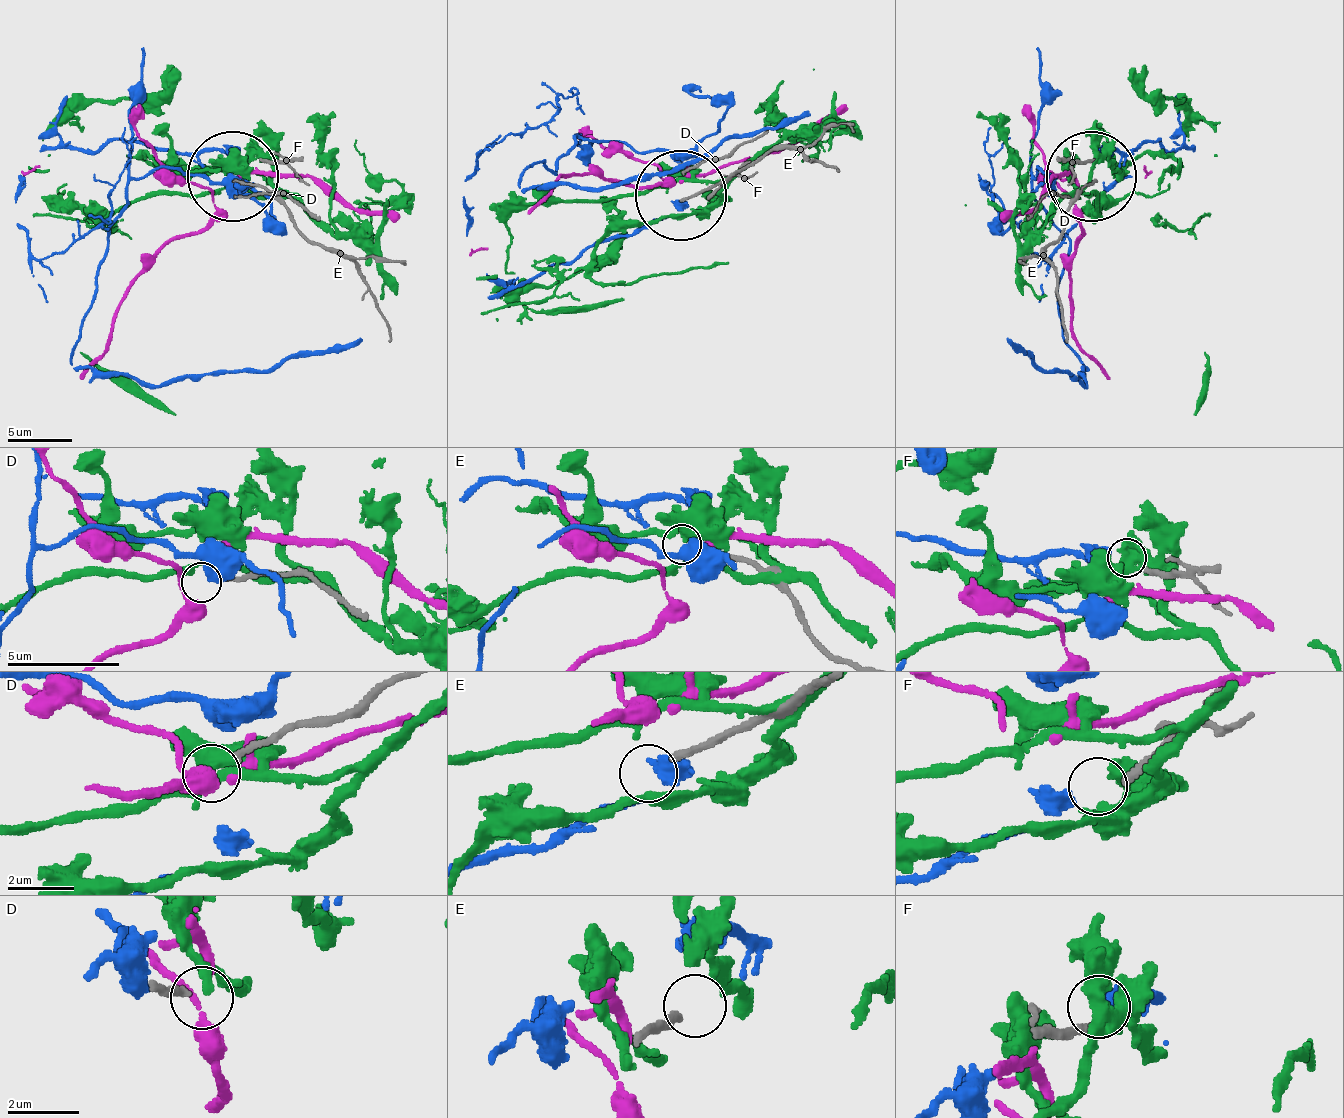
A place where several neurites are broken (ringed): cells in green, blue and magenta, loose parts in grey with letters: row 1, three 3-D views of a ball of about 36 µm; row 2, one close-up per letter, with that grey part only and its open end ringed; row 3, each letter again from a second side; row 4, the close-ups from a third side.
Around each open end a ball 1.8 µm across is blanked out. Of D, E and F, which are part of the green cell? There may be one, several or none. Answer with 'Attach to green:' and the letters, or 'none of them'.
Attach to green: none of them

